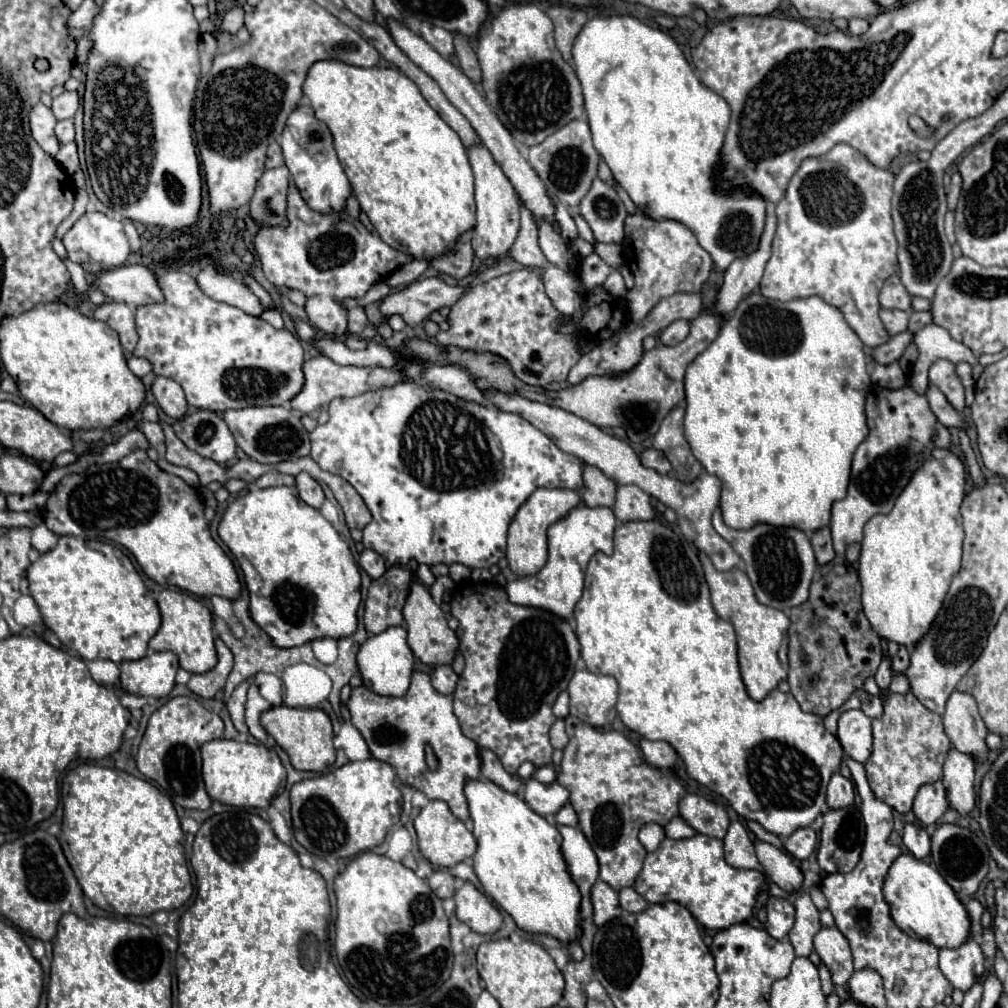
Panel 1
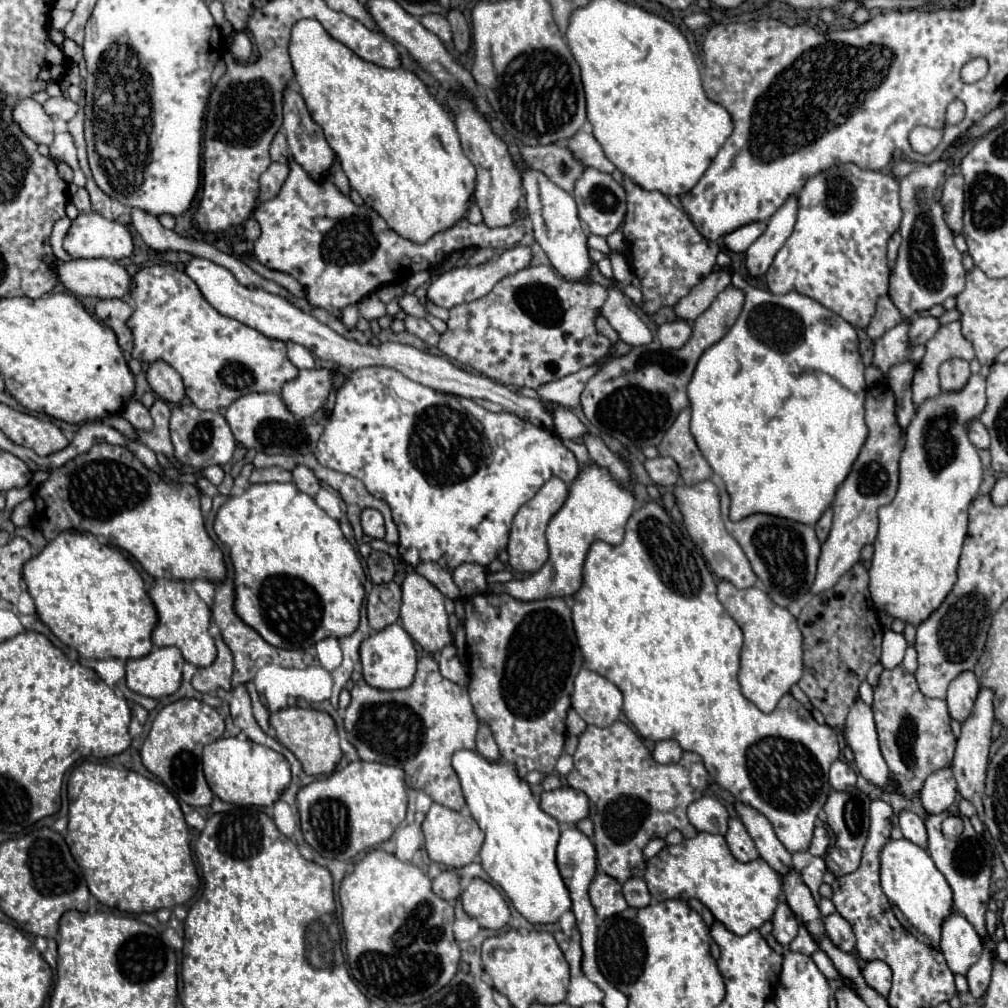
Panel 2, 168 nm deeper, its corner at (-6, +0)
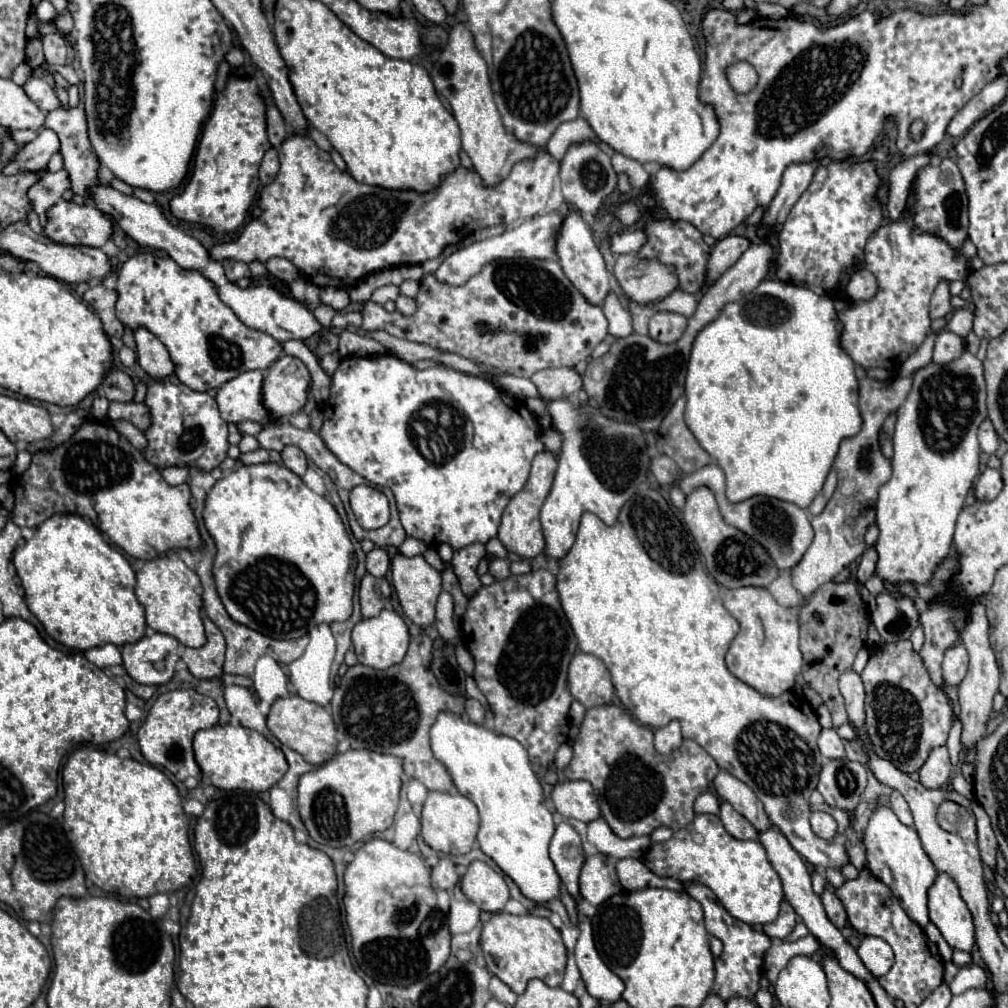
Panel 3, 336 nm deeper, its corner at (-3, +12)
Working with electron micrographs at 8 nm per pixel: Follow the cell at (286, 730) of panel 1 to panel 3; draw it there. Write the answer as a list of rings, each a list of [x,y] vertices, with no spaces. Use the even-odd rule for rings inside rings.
[[[298,695],[276,699],[272,703],[268,713],[268,729],[282,745],[298,751],[312,765],[320,765],[336,753],[336,725],[330,713],[322,705],[306,701]]]

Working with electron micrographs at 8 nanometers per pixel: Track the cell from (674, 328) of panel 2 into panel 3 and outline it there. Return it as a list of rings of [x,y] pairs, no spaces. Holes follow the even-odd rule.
[[[658,311],[650,319],[650,337],[660,343],[674,343],[686,329],[686,317],[680,313]]]

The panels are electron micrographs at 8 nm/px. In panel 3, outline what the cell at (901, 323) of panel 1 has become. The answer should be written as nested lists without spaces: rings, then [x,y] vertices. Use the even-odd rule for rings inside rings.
[[[866,267],[856,271],[854,277],[850,277],[850,281],[846,285],[846,293],[850,295],[850,299],[854,303],[862,303],[862,301],[874,299],[876,291],[878,291],[878,281]]]

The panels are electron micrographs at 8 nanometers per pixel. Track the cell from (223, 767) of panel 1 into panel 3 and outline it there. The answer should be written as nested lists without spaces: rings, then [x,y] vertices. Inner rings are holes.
[[[214,725],[210,729],[202,729],[194,737],[194,753],[196,763],[200,765],[204,777],[210,779],[210,783],[218,789],[232,791],[268,791],[274,787],[288,771],[286,757],[280,747],[276,747],[272,741],[268,741],[258,731],[246,729],[242,725]]]

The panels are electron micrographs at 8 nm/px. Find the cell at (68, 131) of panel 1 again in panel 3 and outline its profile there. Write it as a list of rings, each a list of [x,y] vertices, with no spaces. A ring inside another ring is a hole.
[[[42,129],[38,137],[26,143],[16,155],[14,163],[6,165],[6,175],[14,175],[18,171],[42,171],[48,167],[50,157],[60,149],[60,139],[54,131]]]

